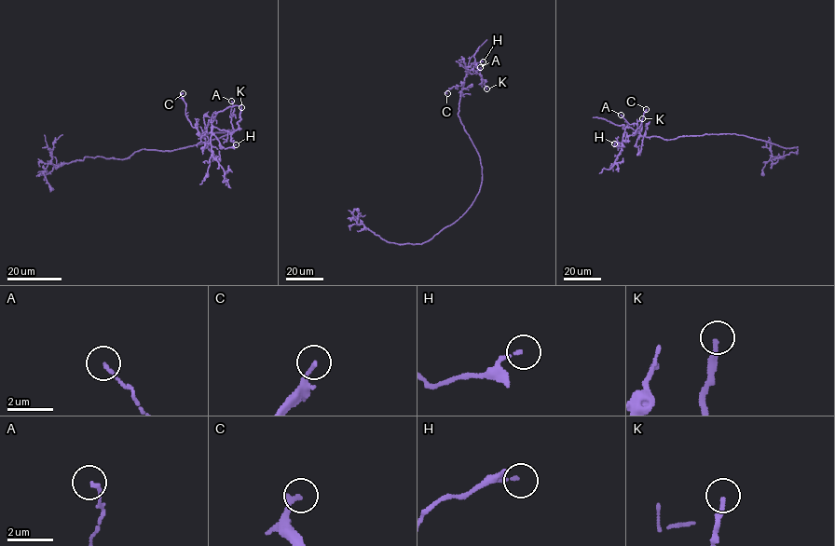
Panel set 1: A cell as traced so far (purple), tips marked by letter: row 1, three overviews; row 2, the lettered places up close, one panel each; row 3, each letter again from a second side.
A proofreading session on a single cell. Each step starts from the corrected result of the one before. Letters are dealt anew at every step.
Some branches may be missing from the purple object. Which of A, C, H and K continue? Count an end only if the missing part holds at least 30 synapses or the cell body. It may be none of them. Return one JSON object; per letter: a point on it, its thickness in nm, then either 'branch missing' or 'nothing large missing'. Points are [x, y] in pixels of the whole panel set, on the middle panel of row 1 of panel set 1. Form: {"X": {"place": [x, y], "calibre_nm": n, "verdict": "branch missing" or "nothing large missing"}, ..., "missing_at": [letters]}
{"A": {"place": [480, 67], "calibre_nm": 130, "verdict": "nothing large missing"}, "C": {"place": [447, 93], "calibre_nm": 180, "verdict": "nothing large missing"}, "H": {"place": [483, 61], "calibre_nm": 130, "verdict": "nothing large missing"}, "K": {"place": [486, 88], "calibre_nm": 180, "verdict": "nothing large missing"}, "missing_at": []}

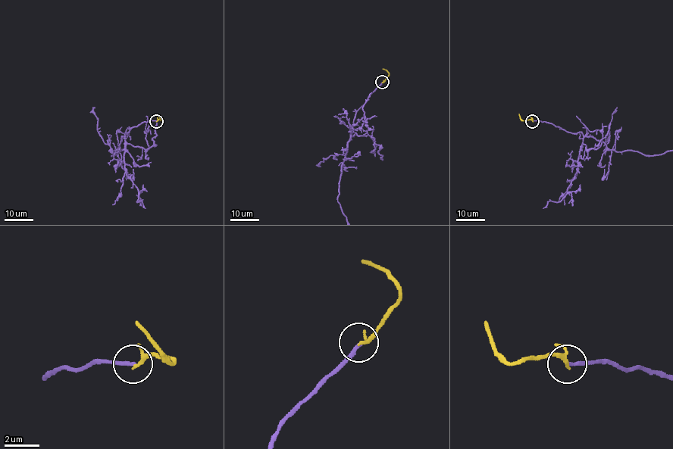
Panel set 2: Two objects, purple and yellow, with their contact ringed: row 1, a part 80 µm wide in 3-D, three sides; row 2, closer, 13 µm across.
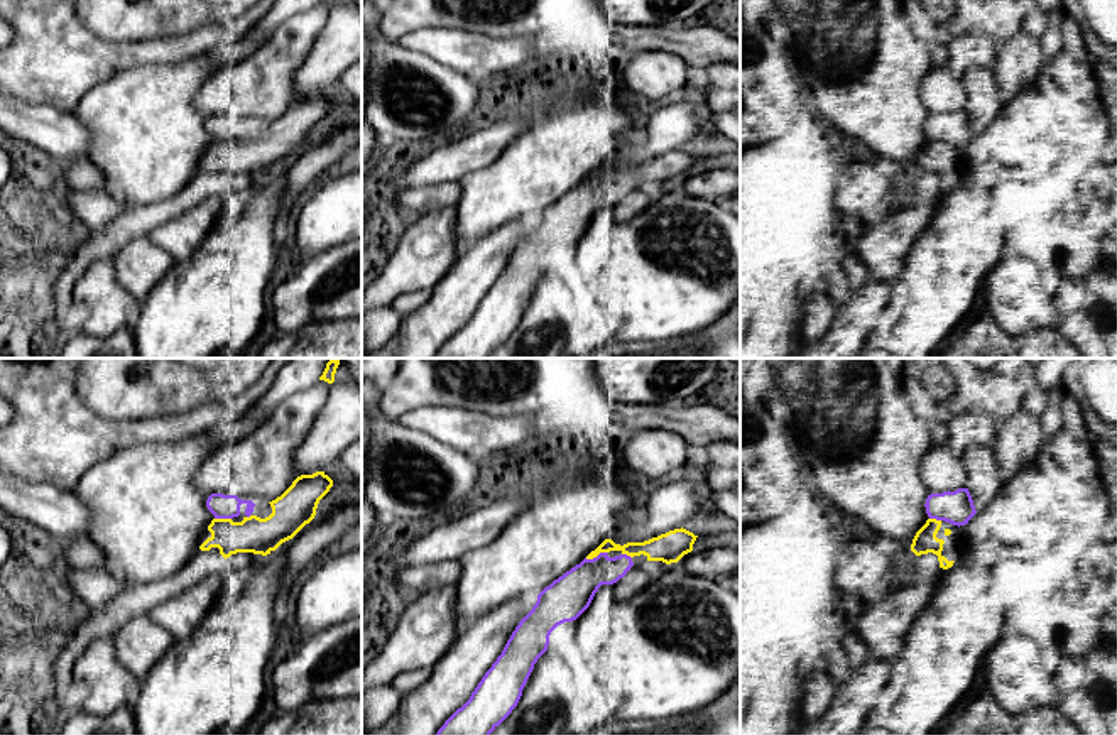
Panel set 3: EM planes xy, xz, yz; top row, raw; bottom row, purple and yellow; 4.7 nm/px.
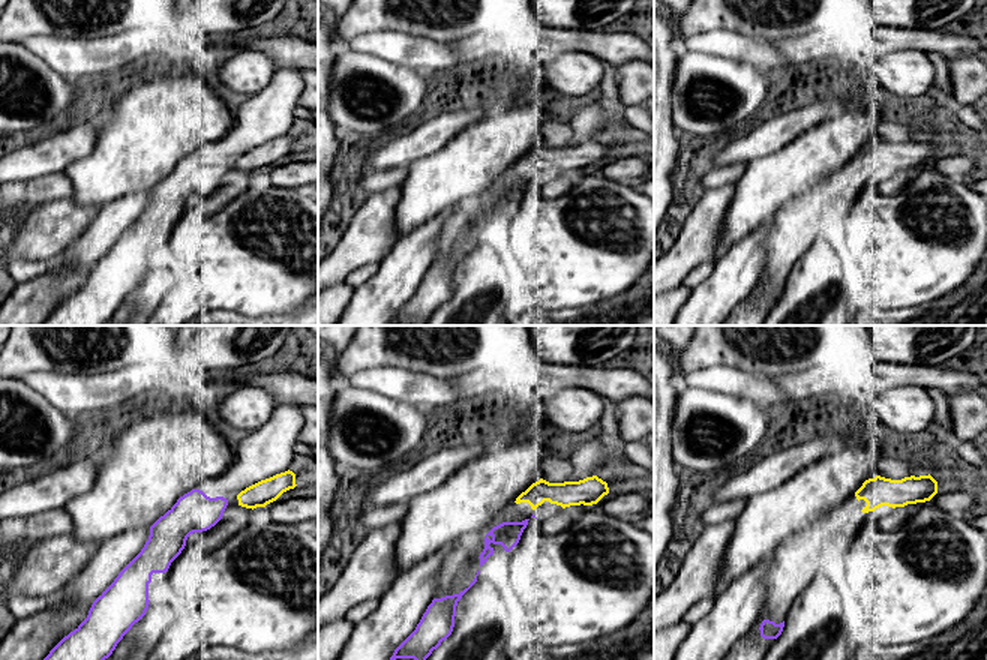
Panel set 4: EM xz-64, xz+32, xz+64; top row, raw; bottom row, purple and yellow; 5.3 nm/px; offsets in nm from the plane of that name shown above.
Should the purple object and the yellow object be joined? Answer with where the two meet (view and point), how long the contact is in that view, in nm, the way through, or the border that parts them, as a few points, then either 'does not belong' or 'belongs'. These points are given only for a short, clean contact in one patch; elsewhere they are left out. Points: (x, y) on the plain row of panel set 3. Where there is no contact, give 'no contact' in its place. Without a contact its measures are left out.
xz (597, 178) | 120 nm | does not belong

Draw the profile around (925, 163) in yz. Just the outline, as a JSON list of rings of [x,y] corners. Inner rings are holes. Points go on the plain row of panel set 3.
[[[928,140],[926,145],[916,154],[911,172],[916,177],[928,174],[936,176],[940,189],[948,191],[958,179],[962,166],[963,161],[958,147],[945,142]]]

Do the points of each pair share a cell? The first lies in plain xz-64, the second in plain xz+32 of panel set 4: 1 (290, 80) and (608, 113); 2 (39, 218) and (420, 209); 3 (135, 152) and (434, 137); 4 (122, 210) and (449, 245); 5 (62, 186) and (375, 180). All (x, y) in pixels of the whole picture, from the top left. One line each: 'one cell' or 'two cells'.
1: one cell
2: two cells
3: two cells
4: two cells
5: one cell

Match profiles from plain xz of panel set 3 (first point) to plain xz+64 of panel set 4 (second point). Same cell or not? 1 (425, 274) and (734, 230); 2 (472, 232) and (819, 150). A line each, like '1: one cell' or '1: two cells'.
1: two cells
2: one cell

